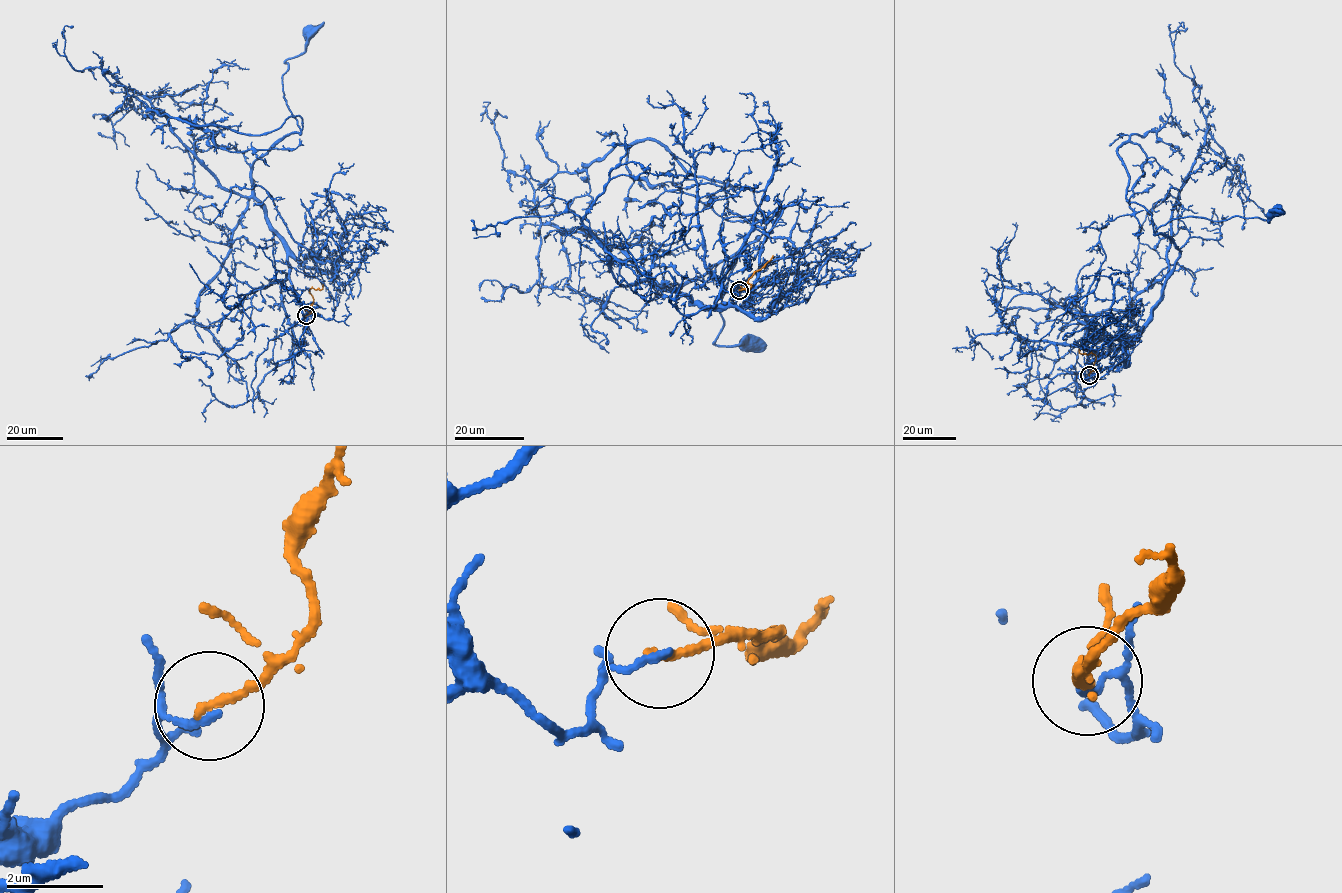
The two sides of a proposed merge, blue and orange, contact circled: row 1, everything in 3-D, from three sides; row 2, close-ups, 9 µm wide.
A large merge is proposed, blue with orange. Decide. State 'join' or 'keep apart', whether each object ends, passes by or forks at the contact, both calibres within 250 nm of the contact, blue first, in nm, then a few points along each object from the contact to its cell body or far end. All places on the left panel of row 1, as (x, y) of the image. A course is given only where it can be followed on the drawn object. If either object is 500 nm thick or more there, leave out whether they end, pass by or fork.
keep apart | blue ends | orange ends | 140/170 nm | blue via (306, 316), (288, 323), (281, 294), (288, 254), (251, 176), (273, 143), (300, 132), (282, 80), (311, 32) | orange via (306, 315), (311, 311), (313, 301), (309, 289), (320, 290), (323, 284)

